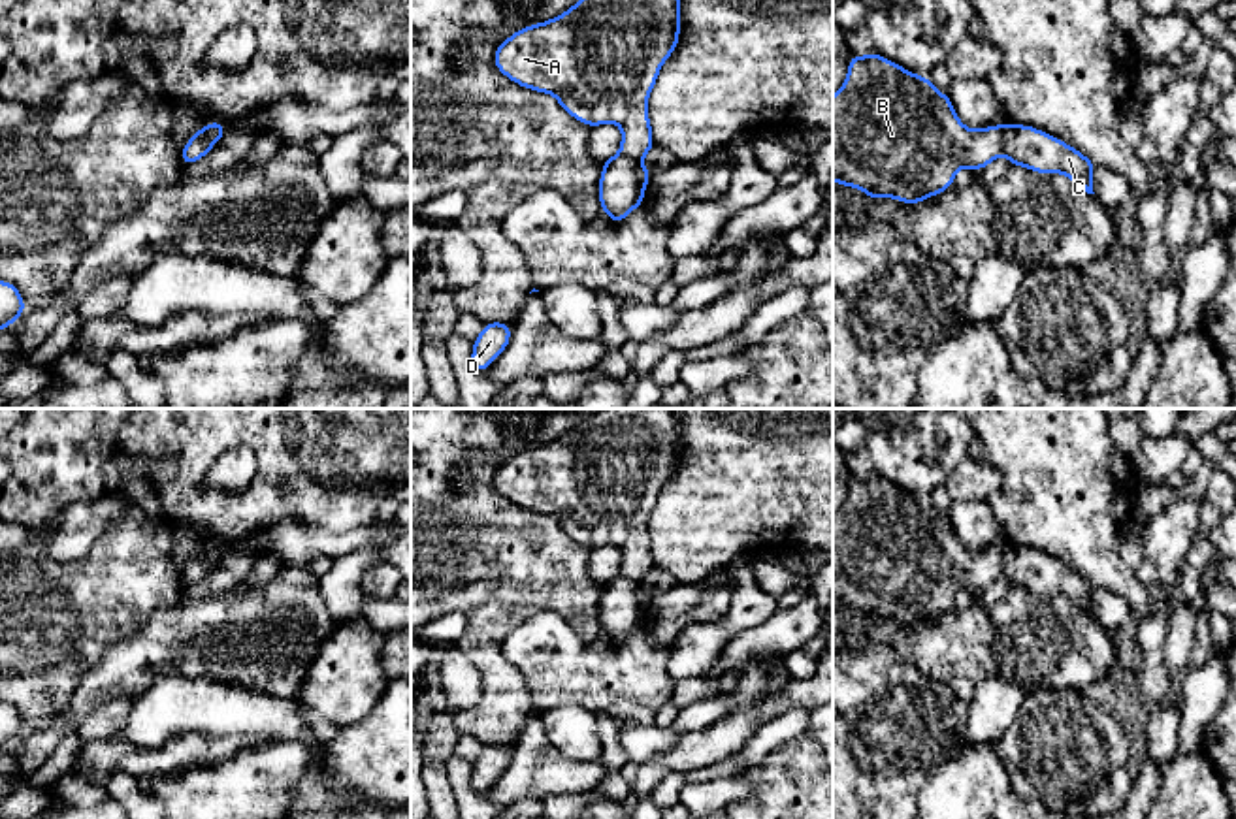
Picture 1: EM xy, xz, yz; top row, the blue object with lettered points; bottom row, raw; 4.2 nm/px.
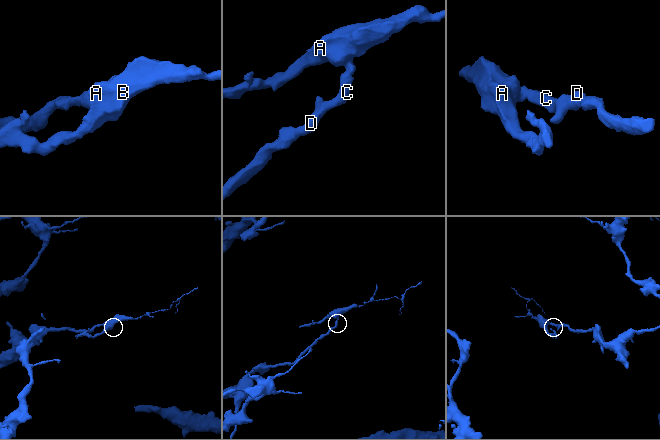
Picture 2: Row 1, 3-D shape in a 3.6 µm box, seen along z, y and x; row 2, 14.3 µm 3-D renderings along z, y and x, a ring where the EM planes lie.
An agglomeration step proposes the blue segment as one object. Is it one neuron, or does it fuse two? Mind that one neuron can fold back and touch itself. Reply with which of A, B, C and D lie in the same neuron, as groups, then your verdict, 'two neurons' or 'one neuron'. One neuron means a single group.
A B / C D | two neurons

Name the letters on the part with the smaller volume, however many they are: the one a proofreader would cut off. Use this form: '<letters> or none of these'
A, B

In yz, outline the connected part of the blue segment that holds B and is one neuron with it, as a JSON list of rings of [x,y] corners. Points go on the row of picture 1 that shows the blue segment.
[[[878,53],[852,55],[848,75],[833,96],[833,181],[855,186],[872,200],[895,198],[921,203],[953,185],[961,168],[976,171],[1000,154],[999,124],[982,130],[967,128],[925,75],[916,75]]]

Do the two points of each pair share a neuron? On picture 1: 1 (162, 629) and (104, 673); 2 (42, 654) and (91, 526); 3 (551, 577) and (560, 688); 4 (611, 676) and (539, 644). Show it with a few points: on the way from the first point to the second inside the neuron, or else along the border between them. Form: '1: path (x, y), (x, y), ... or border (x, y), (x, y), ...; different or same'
1: path (147, 644), (119, 673); same
2: border (112, 526), (76, 558), (53, 558), (38, 539); different
3: border (513, 627), (534, 614), (554, 610), (588, 641); different
4: path (594, 674), (566, 671), (556, 661); same

